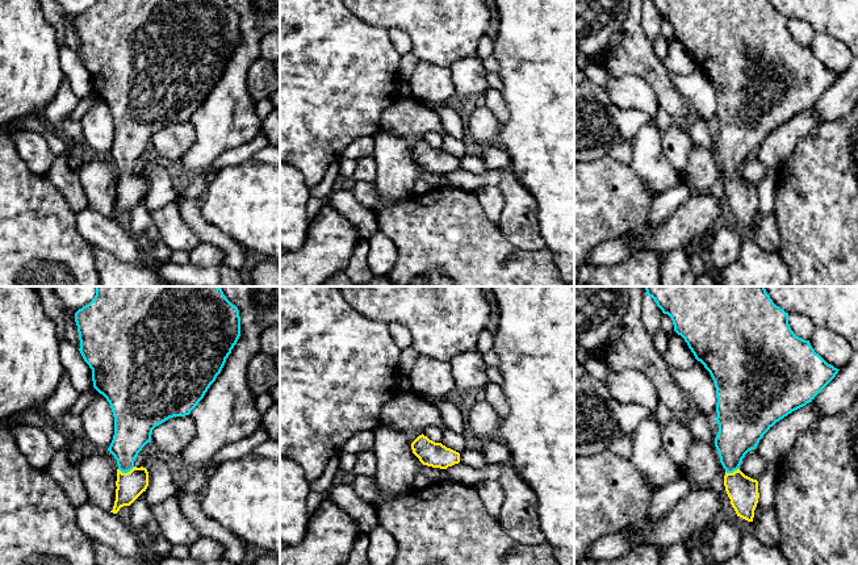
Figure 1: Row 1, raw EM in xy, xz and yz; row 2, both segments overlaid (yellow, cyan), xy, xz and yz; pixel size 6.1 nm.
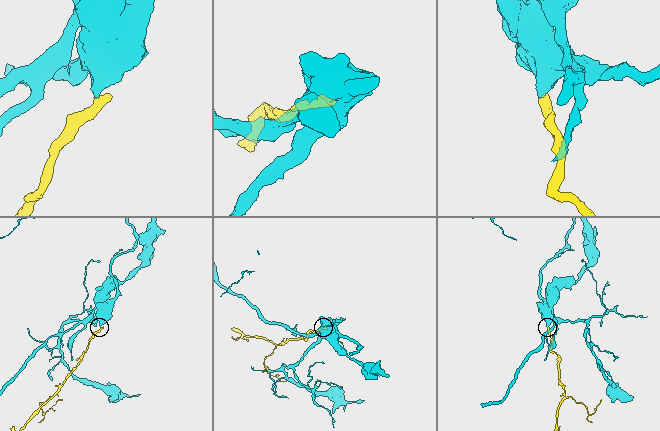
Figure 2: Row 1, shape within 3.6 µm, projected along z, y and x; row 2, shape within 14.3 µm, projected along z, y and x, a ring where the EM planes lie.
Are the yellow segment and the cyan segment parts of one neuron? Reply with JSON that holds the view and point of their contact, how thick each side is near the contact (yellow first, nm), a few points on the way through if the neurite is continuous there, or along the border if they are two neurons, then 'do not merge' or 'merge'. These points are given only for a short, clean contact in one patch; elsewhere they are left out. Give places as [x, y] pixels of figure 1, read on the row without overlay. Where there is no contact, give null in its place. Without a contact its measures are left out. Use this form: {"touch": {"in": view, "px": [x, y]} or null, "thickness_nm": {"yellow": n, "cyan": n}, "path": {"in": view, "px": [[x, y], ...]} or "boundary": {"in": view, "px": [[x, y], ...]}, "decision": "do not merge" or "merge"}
{"touch": {"in": "xy", "px": [128, 178]}, "thickness_nm": {"yellow": 170, "cyan": 220}, "path": {"in": "xy", "px": [[130, 191], [128, 178], [128, 146], [132, 137]]}, "decision": "merge"}

